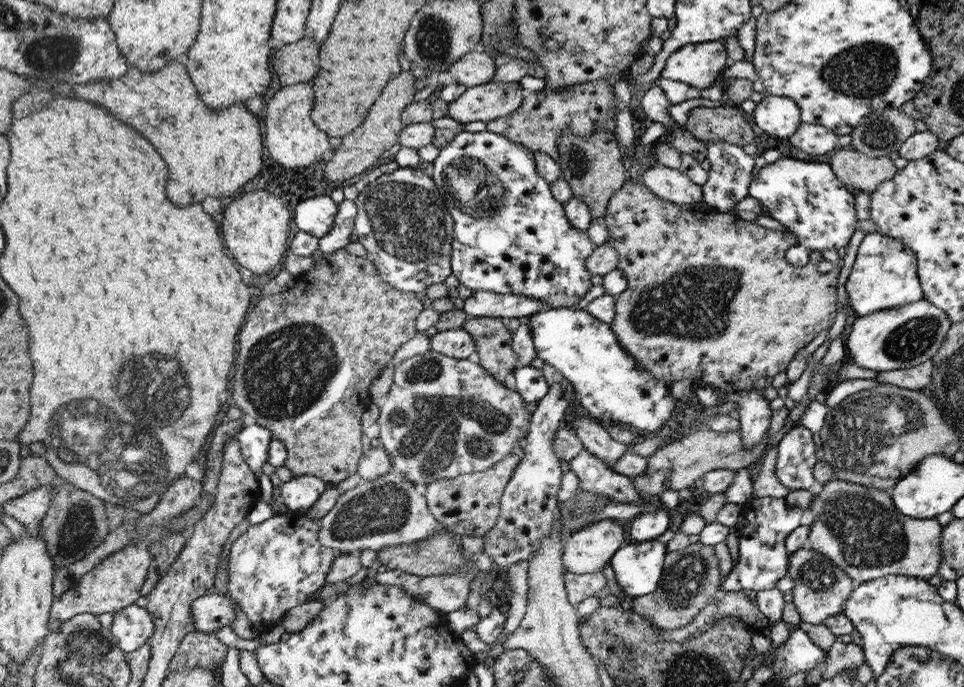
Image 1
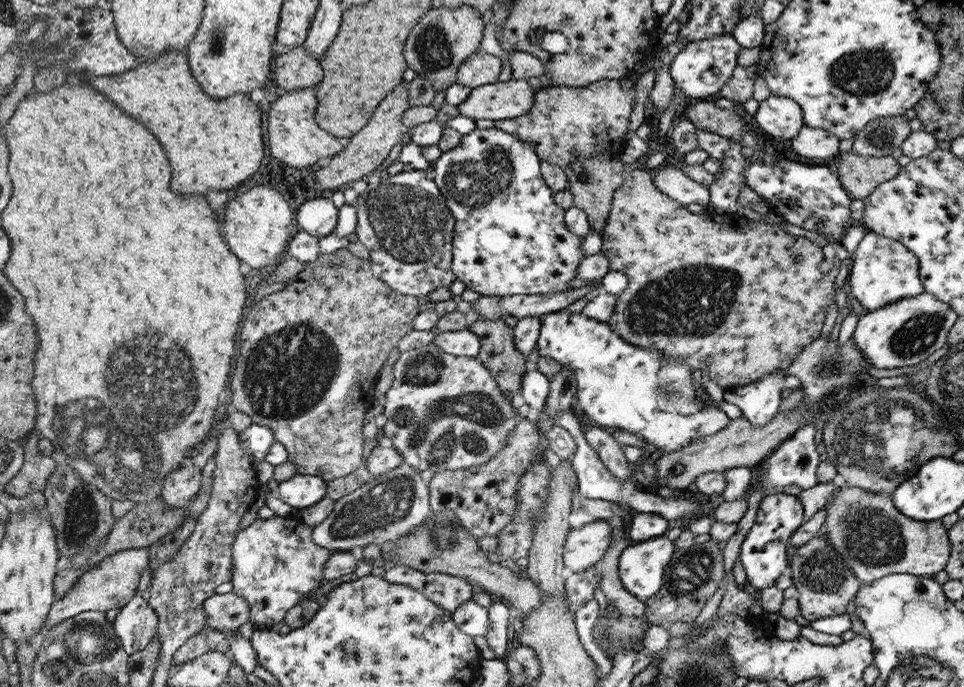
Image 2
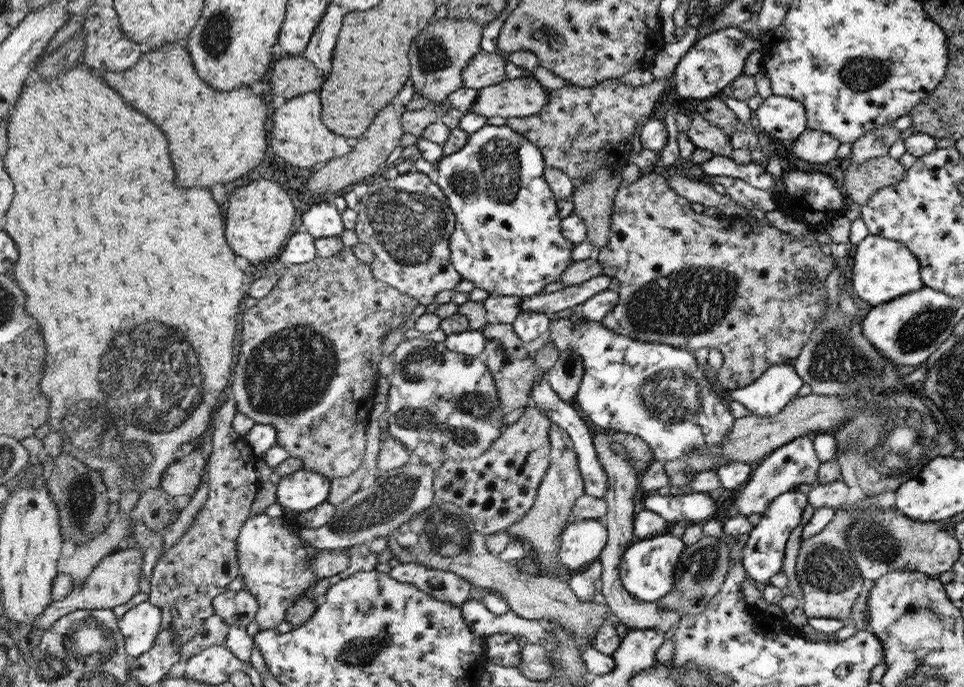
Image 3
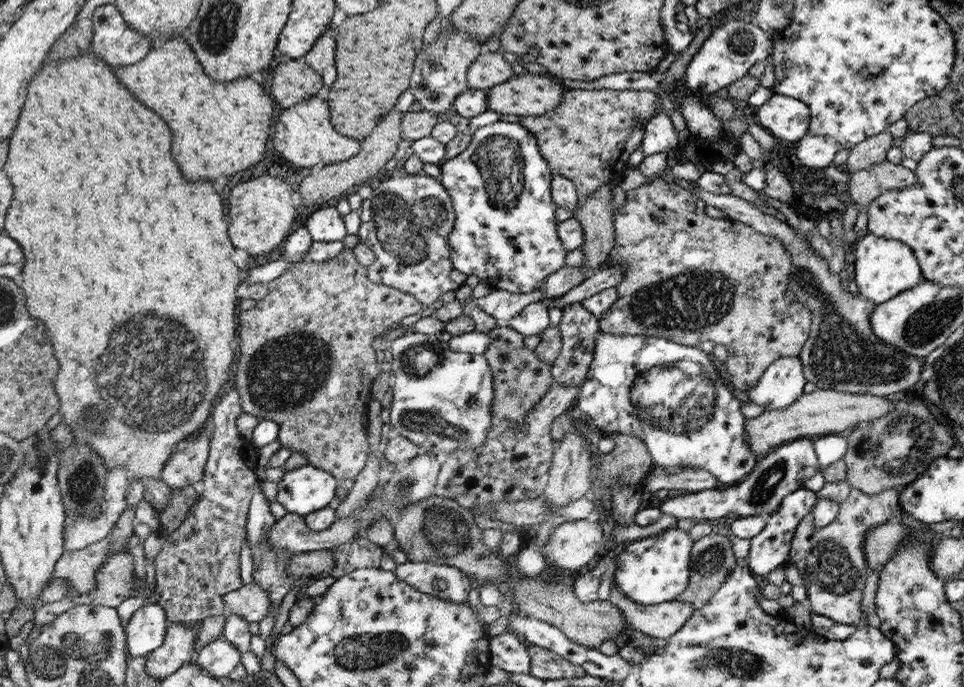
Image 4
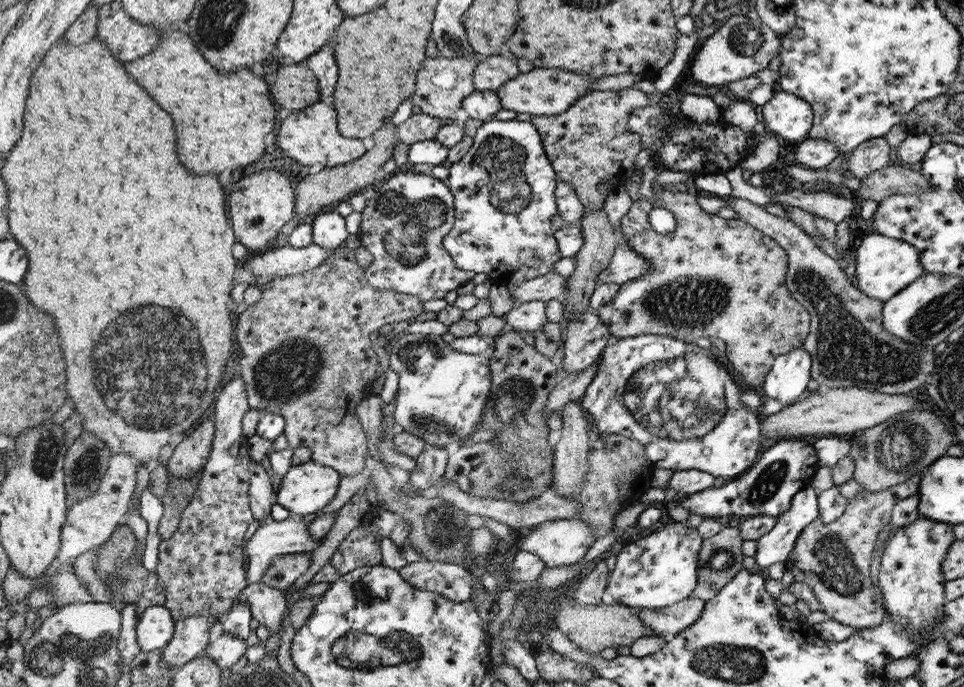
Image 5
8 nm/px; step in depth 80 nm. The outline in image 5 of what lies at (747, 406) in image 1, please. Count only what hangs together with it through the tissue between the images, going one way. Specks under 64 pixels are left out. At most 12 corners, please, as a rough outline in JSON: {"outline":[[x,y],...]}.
{"outline":[[801,346],[765,376],[765,400],[793,402],[807,391],[813,359]]}

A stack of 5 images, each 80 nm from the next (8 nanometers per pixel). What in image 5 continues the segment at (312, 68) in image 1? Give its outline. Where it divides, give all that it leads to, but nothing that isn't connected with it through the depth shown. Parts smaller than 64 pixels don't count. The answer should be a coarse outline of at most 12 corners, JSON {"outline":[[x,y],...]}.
{"outline":[[305,63],[275,75],[274,98],[297,111],[318,101],[318,78]]}

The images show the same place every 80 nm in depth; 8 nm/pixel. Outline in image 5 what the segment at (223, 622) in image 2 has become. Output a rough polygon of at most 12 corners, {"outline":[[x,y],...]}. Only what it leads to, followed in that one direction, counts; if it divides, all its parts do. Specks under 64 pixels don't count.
{"outline":[[262,582],[237,596],[271,634],[289,615],[285,590]]}

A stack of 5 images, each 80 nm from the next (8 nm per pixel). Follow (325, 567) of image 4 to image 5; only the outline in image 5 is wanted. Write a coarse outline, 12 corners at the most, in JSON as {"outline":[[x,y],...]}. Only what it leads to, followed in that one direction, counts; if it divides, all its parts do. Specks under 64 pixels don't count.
{"outline":[[311,553],[284,554],[260,582],[287,590],[311,565]]}

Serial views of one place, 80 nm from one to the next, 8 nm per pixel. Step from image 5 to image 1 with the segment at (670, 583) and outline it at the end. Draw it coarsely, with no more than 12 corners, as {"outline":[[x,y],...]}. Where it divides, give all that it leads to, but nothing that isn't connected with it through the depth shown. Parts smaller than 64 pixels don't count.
{"outline":[[629,541],[611,560],[632,597],[654,592],[669,546]]}

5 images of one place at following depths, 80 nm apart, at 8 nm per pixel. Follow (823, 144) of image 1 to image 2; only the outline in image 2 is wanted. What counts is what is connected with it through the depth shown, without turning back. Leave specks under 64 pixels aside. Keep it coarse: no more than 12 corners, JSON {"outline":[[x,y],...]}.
{"outline":[[804,126],[791,142],[804,158],[828,160],[840,154],[840,138]]}

